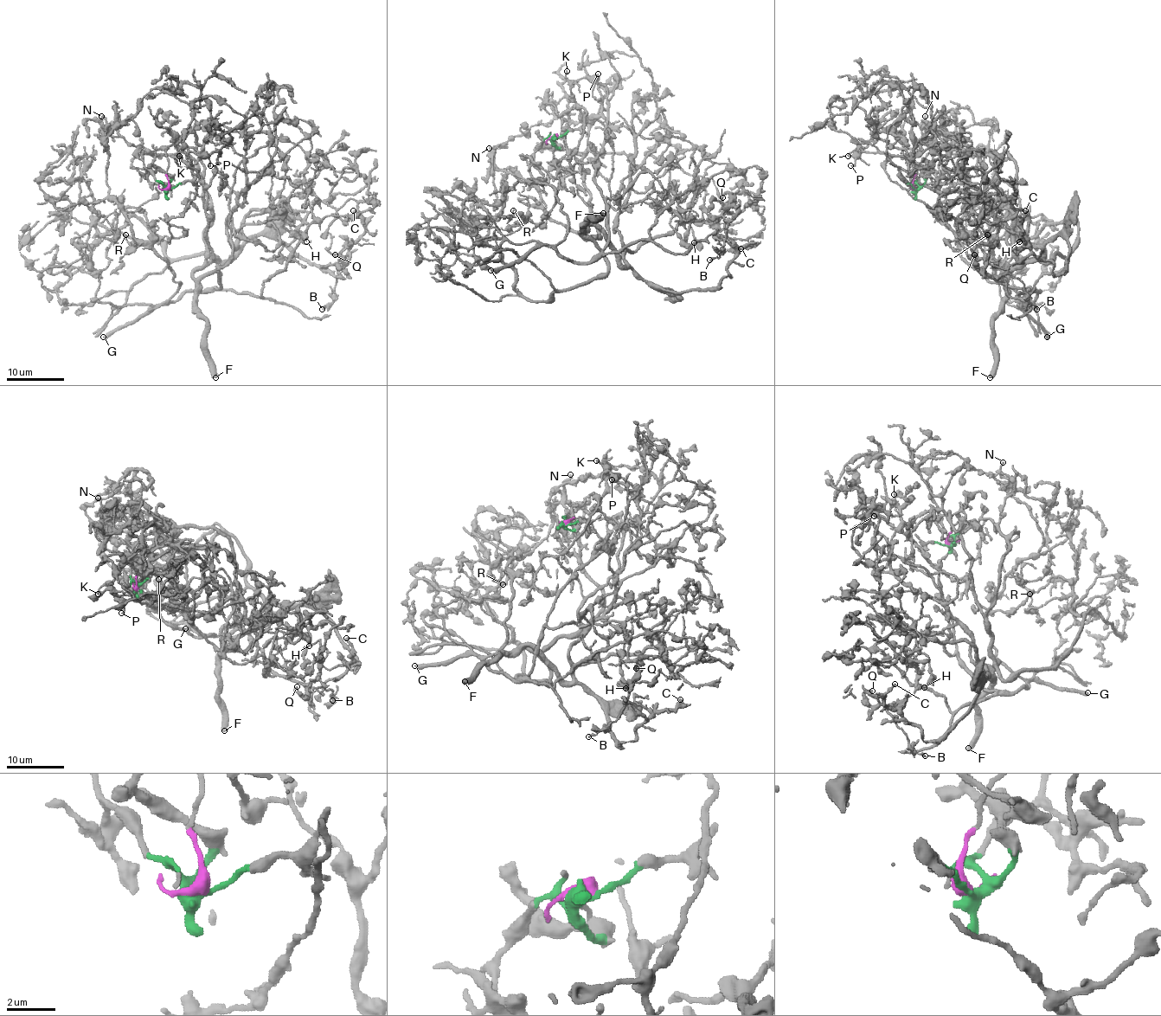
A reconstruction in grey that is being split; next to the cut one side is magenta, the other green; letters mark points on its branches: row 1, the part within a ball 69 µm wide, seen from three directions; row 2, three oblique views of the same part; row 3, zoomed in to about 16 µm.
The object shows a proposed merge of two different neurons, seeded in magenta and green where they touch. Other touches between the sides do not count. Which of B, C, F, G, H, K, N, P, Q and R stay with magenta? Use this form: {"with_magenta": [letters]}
{"with_magenta": ["G", "H", "K", "P"]}

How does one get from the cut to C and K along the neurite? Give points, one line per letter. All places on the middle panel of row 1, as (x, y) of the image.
C: (554, 138), (584, 128), (570, 168), (597, 235), (581, 231), (650, 282), (708, 291), (740, 248)
K: (554, 138), (564, 176), (596, 159), (607, 125), (607, 89), (567, 71)

